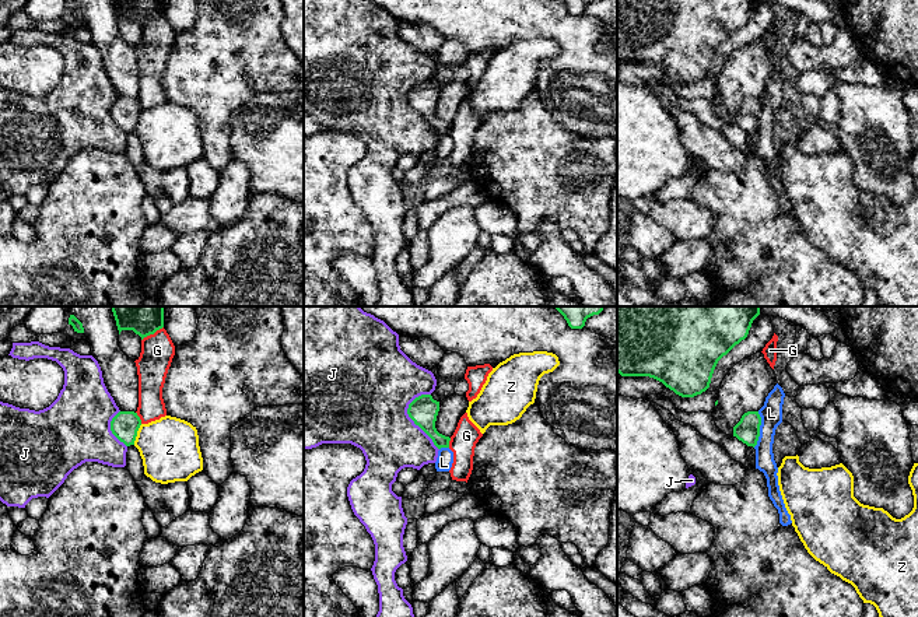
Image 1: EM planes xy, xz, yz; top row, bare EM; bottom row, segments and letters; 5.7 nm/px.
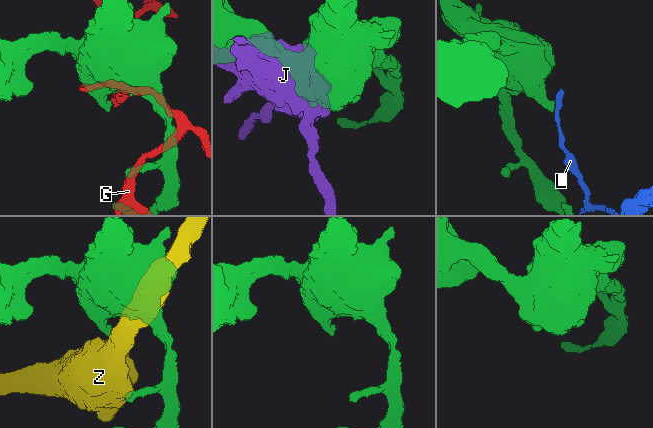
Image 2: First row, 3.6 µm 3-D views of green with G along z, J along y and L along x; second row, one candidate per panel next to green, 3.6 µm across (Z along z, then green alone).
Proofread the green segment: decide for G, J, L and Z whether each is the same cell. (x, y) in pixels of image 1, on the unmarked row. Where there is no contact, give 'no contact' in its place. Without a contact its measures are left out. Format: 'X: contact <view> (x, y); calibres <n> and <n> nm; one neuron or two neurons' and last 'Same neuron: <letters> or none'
G: contact xy (151, 20); calibres 130 and 190 nm; two neurons
J: contact xz (413, 107); calibres 170 and 420 nm; two neurons
L: contact yz (759, 116); calibres 140 and 130 nm; two neurons
Z: contact xy (136, 121); calibres 160 and 340 nm; two neurons
Same neuron: none

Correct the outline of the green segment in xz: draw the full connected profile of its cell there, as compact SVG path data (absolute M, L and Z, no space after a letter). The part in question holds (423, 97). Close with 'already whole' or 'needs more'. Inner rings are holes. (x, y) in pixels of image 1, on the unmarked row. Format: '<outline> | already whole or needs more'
M431 81L416 84L407 95L409 104L432 126L438 136L449 134L451 125L439 120L435 115L438 98L439 88L434 87Z | already whole

